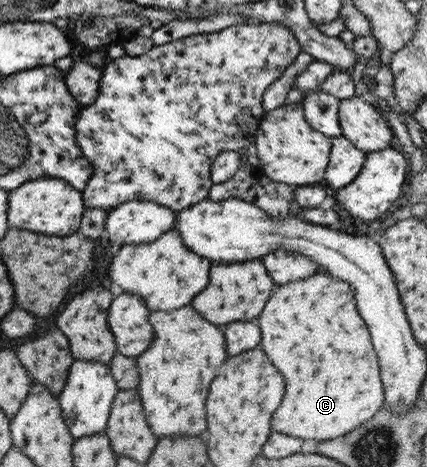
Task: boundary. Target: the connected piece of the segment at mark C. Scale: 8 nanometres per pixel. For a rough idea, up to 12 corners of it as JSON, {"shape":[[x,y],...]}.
{"shape":[[349,284],[279,286],[257,316],[285,380],[271,430],[321,442],[383,406]]}

